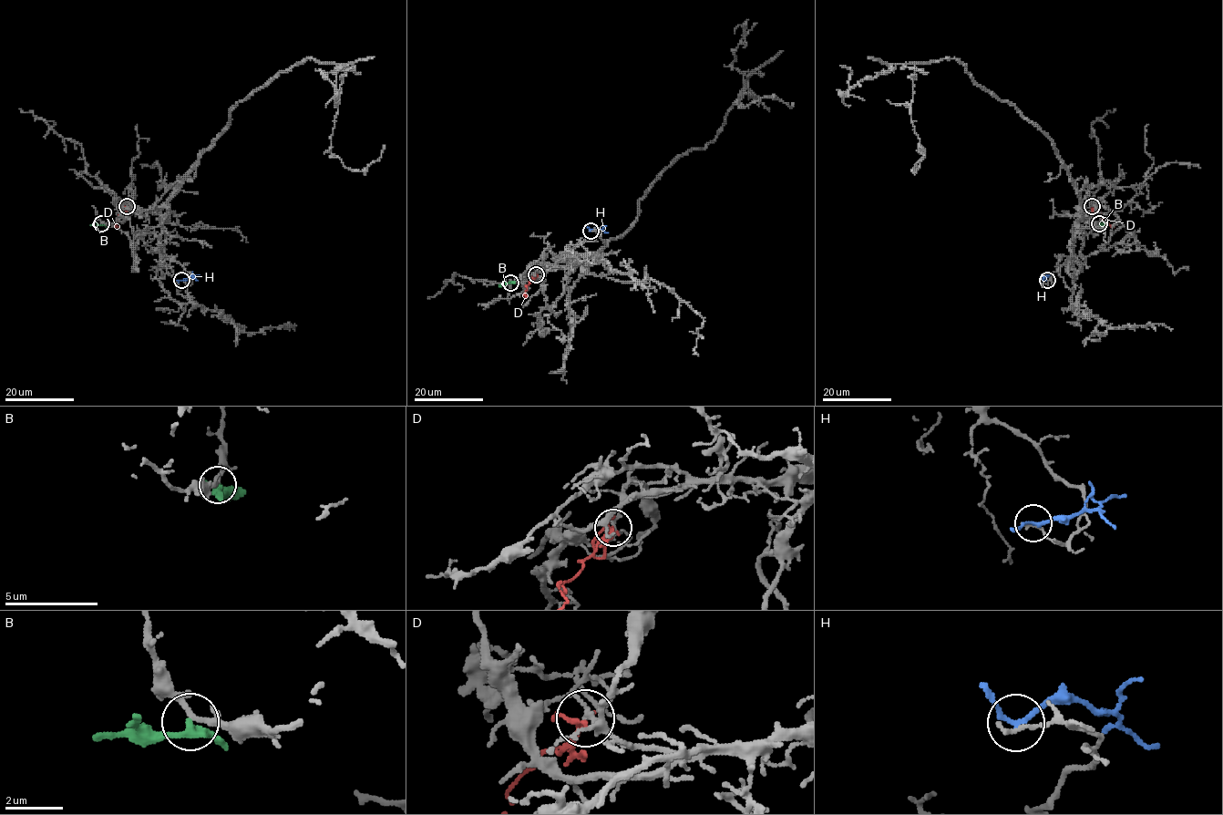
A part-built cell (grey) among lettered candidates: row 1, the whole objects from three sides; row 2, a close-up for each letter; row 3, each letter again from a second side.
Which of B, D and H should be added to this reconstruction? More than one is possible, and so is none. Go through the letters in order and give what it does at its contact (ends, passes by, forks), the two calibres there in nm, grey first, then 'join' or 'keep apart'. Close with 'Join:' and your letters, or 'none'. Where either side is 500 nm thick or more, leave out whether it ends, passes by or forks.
B: it passes by; 200 nm thick on the grey side, 280 nm on the other; keep apart
D: it passes by; 150 nm thick on the grey side, 140 nm on the other; join
H: it passes by; 190 nm thick on the grey side, 160 nm on the other; keep apart
Join: D

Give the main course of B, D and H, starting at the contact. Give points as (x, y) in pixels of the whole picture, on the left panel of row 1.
B: (101, 222), (89, 225)
D: (127, 206), (118, 215), (118, 227)
H: (181, 280), (199, 274)

